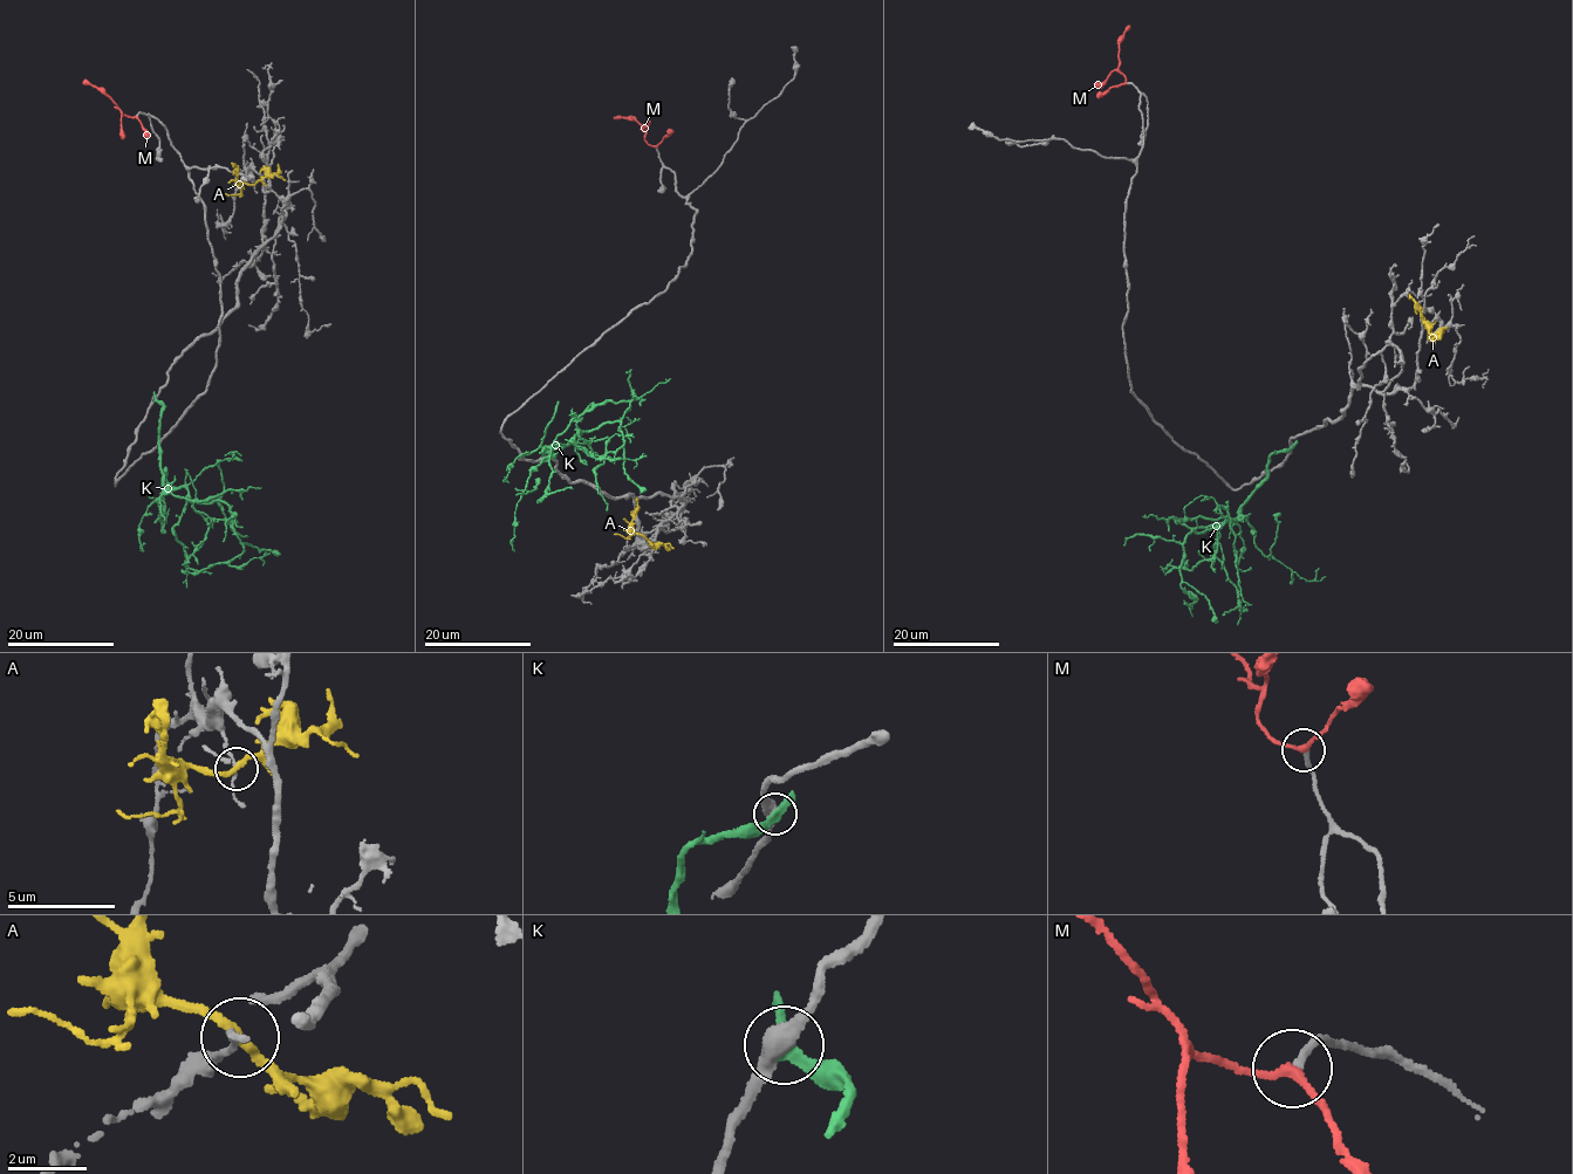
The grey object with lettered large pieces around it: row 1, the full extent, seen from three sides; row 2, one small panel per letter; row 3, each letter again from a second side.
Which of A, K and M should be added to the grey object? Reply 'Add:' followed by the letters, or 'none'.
Add: M

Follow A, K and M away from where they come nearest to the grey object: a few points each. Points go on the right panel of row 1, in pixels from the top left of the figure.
A: (1431, 334), (1421, 307), (1409, 294)
K: (1292, 446), (1271, 454), (1265, 481), (1235, 521), (1188, 535), (1180, 569), (1194, 601), (1183, 604)
M: (1126, 83), (1119, 67), (1119, 47), (1130, 26)

